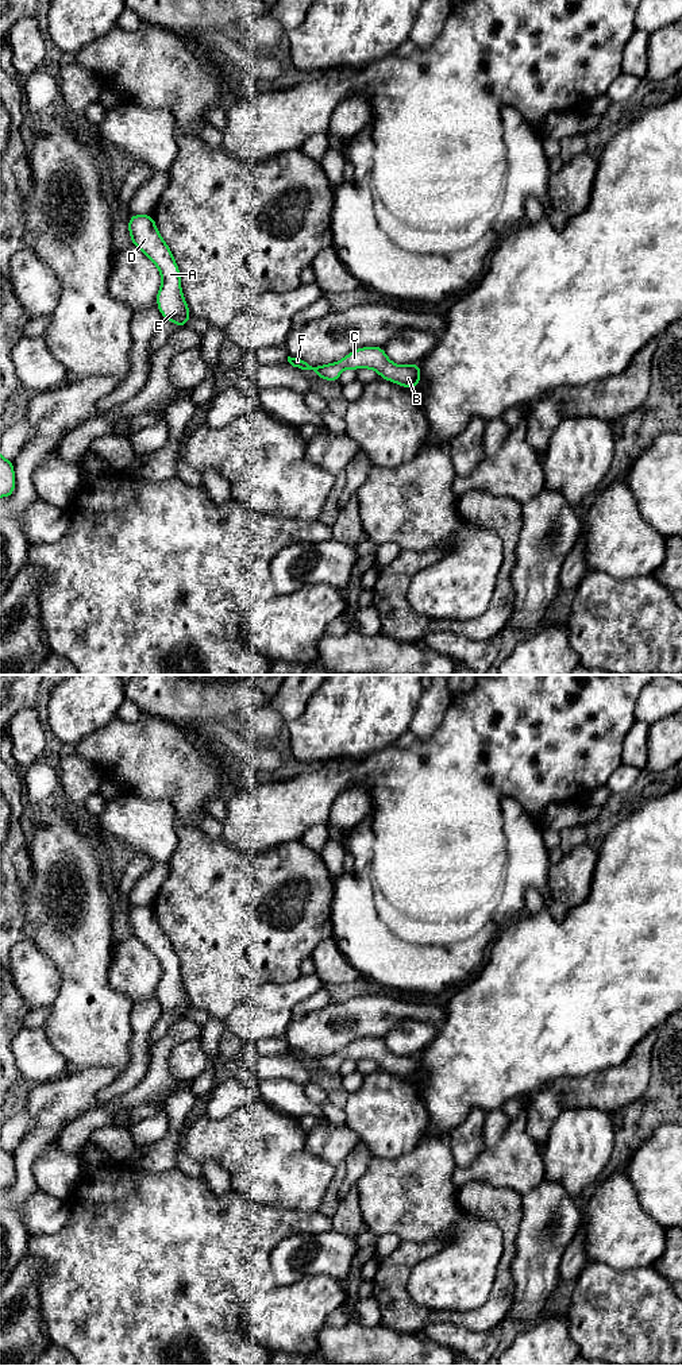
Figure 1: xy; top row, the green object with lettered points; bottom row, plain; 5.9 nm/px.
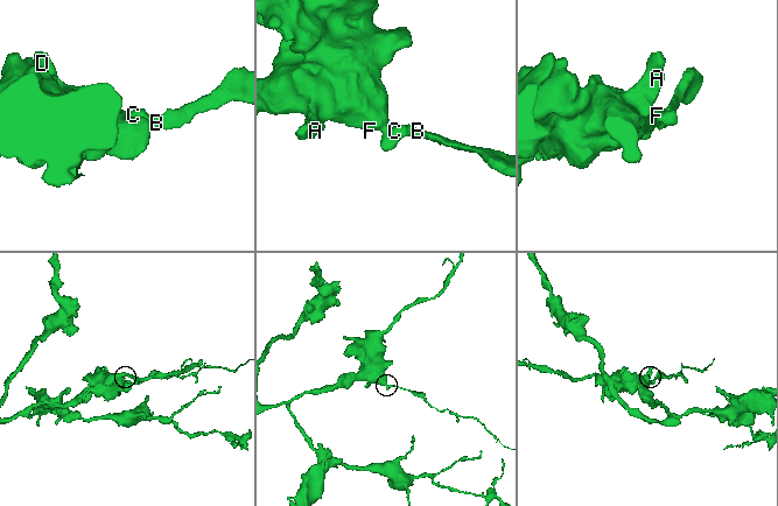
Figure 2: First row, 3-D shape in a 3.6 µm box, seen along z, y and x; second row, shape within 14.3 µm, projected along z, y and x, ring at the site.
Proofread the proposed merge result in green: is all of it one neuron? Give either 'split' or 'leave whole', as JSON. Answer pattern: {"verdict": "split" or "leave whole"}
{"verdict": "leave whole"}

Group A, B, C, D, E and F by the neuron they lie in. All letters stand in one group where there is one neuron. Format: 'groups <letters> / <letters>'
groups A B C D E F

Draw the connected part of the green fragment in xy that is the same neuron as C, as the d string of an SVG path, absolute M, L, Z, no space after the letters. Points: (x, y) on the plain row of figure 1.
M375 1037L351 1042L339 1053L324 1057L311 1057L304 1050L290 1047L288 1047L288 1053L293 1058L304 1061L307 1065L315 1061L320 1070L332 1073L339 1072L340 1064L344 1060L373 1060L381 1069L415 1081L421 1066L420 1053L409 1057L394 1056L389 1051L384 1039Z

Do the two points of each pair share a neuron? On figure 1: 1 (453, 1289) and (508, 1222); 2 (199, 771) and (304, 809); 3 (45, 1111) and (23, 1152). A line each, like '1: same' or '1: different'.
1: different
2: different
3: same

